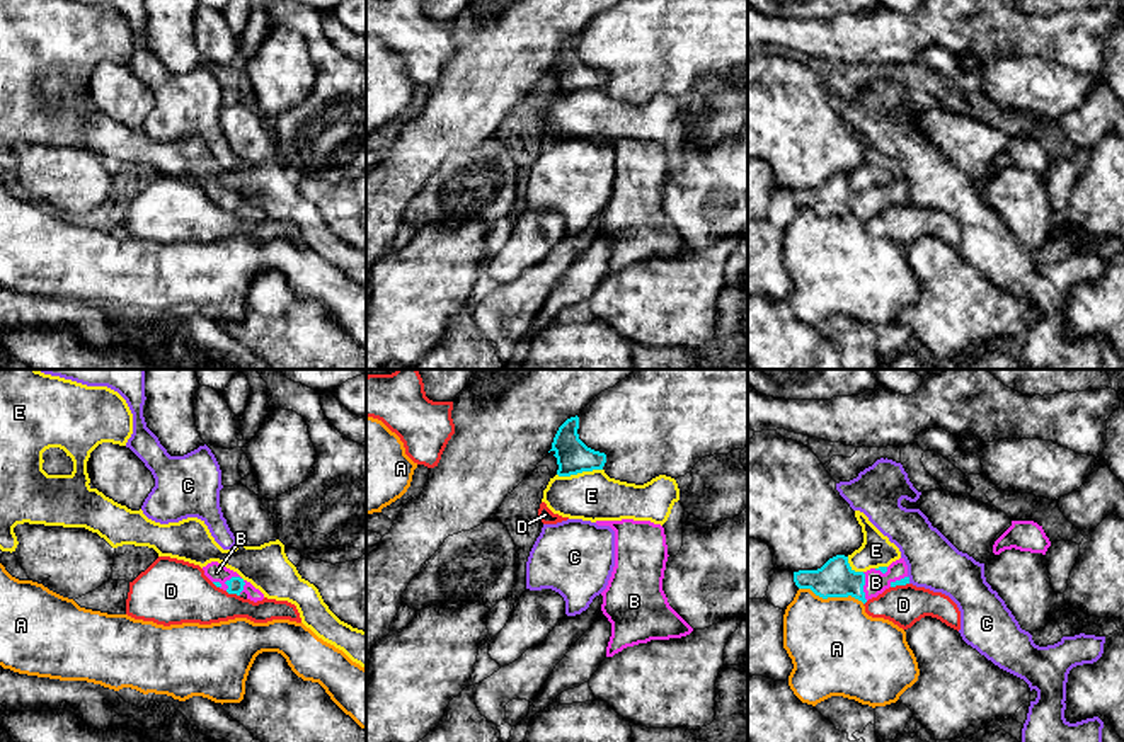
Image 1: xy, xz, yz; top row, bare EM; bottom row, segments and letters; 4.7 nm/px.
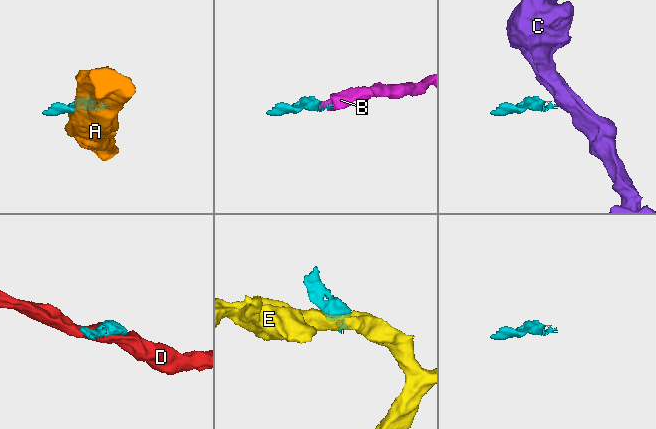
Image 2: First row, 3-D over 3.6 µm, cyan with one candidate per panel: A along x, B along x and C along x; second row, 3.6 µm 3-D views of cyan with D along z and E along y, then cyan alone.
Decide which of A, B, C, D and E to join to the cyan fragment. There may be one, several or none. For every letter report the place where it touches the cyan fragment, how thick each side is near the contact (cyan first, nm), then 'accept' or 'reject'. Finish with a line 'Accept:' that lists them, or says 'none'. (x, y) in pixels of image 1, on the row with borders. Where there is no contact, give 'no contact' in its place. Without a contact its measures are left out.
A: contact yz (831, 596); calibres 180 and 440 nm; reject
B: contact xy (230, 579); calibres 80 and 90 nm; accept
C: contact yz (908, 579); calibres 40 and 240 nm; reject
D: contact xy (232, 593); calibres 80 and 280 nm; reject
E: contact xz (579, 472); calibres 160 and 240 nm; reject
Accept: B

